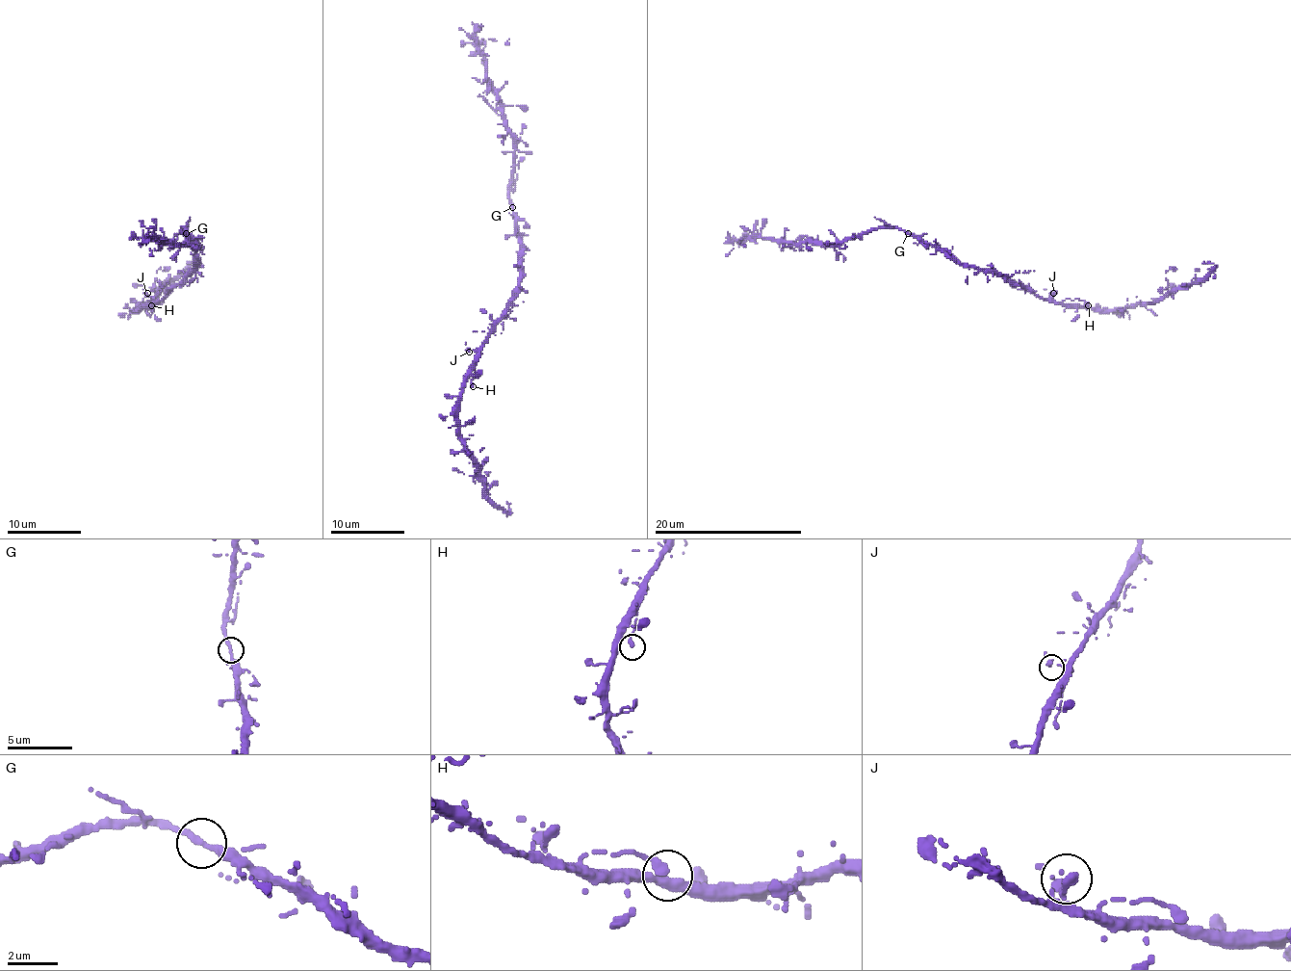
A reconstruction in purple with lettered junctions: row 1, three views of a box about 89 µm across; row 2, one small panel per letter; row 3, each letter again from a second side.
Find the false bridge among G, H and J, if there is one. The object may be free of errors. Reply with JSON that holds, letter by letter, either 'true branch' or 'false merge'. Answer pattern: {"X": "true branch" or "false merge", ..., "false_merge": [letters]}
{"G": "true branch", "H": "true branch", "J": "true branch", "false_merge": []}

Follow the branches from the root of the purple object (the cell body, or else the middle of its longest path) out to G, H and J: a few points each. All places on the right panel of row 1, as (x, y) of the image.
G: (980, 269), (964, 267), (908, 234)
H: (980, 269), (996, 271), (1045, 301), (1060, 302), (1066, 299), (1079, 299), (1088, 305)
J: (980, 269), (996, 271), (1045, 301), (1049, 301), (1053, 293)

